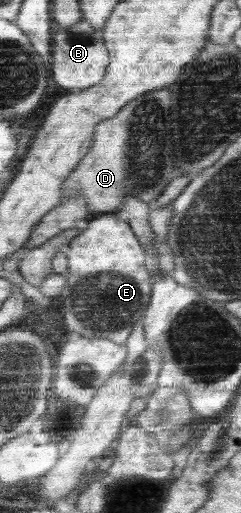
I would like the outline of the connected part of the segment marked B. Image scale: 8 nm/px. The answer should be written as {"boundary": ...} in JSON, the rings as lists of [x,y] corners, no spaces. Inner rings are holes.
{"boundary":[[[80,19],[74,24],[57,27],[51,36],[51,41],[50,64],[52,80],[58,84],[58,86],[62,86],[62,88],[78,88],[78,91],[82,91],[86,88],[94,87],[95,84],[104,80],[111,58],[102,30],[92,27],[92,25],[90,25],[88,21],[84,21],[84,19]]]}

